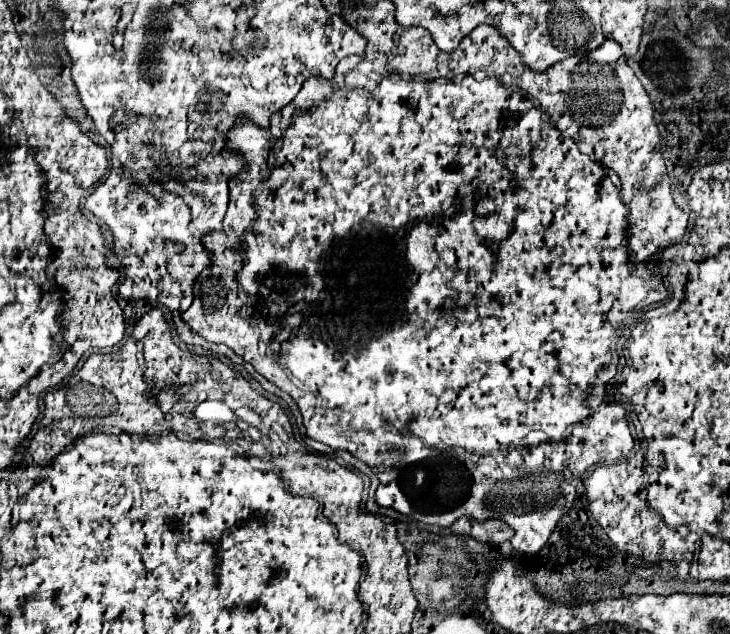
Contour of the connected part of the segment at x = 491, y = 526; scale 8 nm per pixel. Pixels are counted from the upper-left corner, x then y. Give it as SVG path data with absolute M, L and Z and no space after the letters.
M463 516L457 520L457 532L455 534L469 534L481 542L487 542L487 544L503 544L503 542L511 540L515 532L507 522L497 520L497 518L479 522L475 518Z

